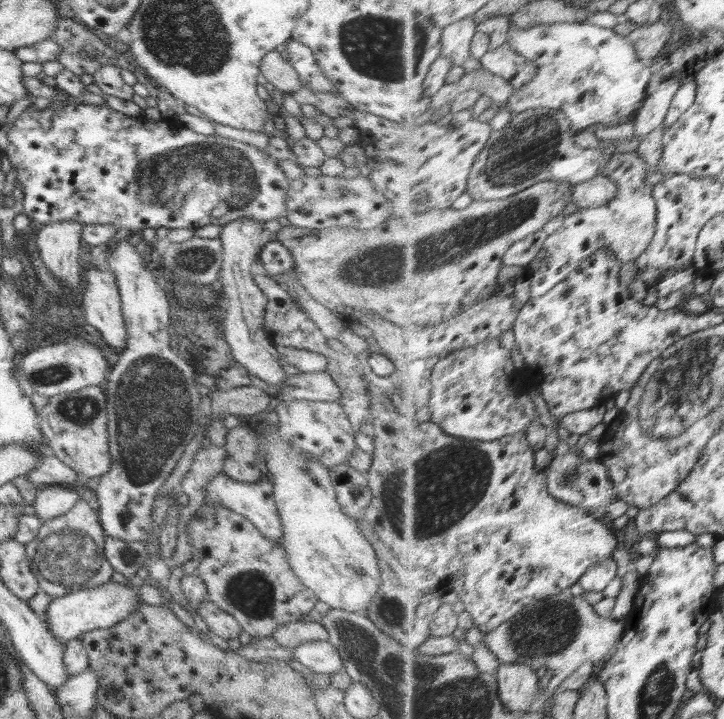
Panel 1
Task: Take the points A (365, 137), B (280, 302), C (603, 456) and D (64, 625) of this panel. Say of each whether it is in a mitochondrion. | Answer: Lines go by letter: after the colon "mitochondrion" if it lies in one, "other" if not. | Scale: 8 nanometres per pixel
A: other
B: other
C: other
D: other

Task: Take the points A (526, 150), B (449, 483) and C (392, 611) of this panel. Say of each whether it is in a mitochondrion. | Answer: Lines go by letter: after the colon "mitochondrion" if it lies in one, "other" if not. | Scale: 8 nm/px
A: mitochondrion
B: mitochondrion
C: mitochondrion

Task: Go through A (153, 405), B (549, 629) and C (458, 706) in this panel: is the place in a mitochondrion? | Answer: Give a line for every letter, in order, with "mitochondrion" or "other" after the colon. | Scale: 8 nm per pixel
A: mitochondrion
B: mitochondrion
C: mitochondrion

